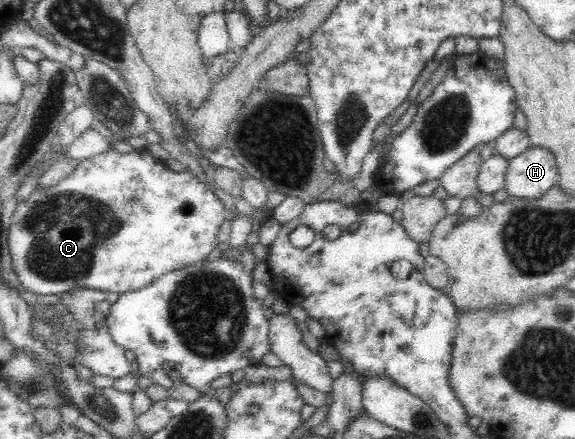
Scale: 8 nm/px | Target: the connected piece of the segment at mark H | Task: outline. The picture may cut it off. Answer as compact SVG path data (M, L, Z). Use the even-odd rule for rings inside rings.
M529 147L508 163L504 189L511 198L534 200L546 194L557 181L553 152Z

